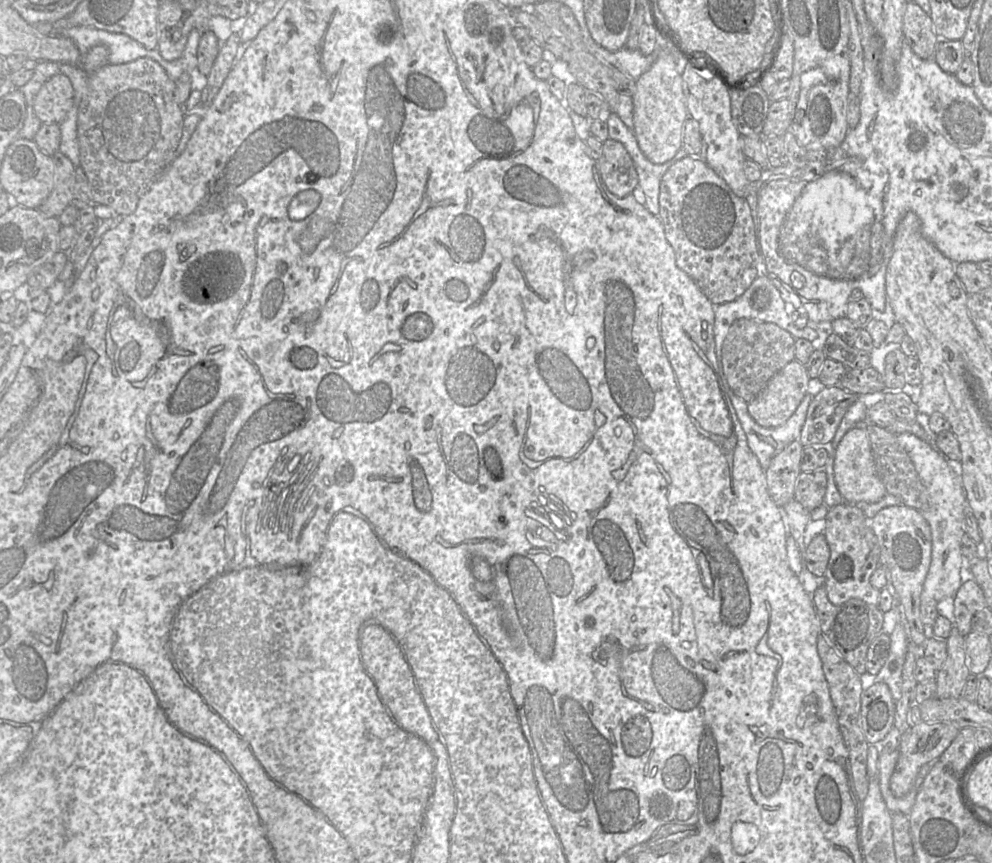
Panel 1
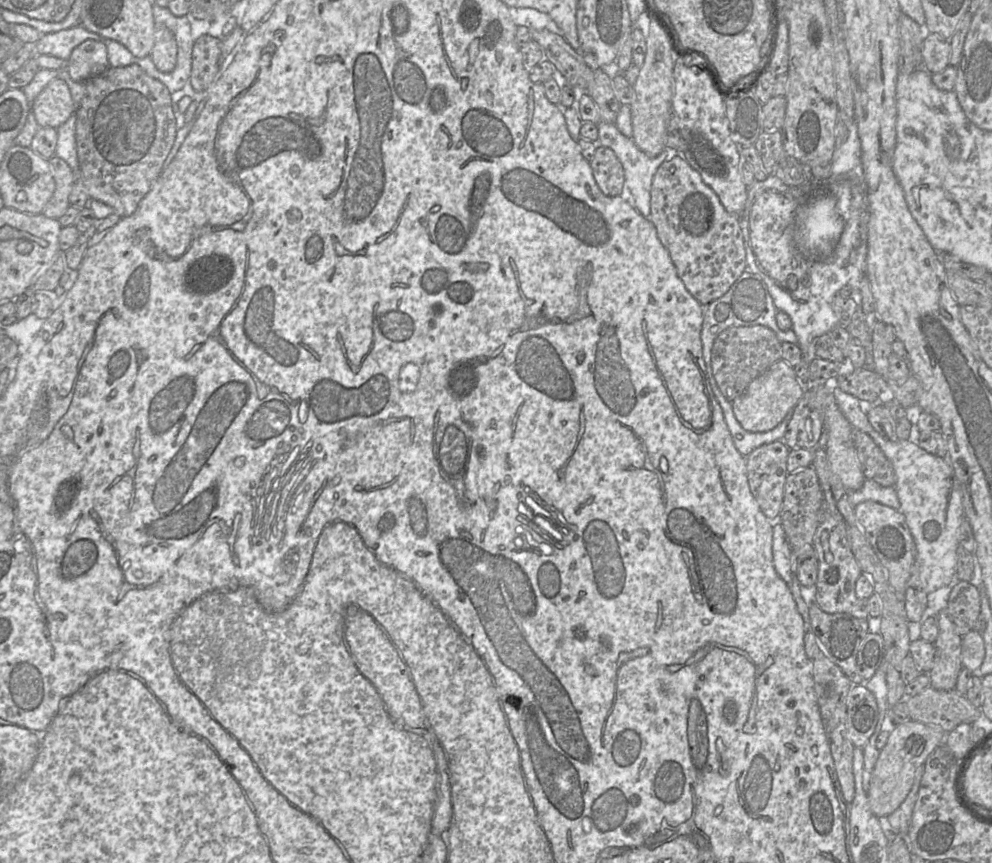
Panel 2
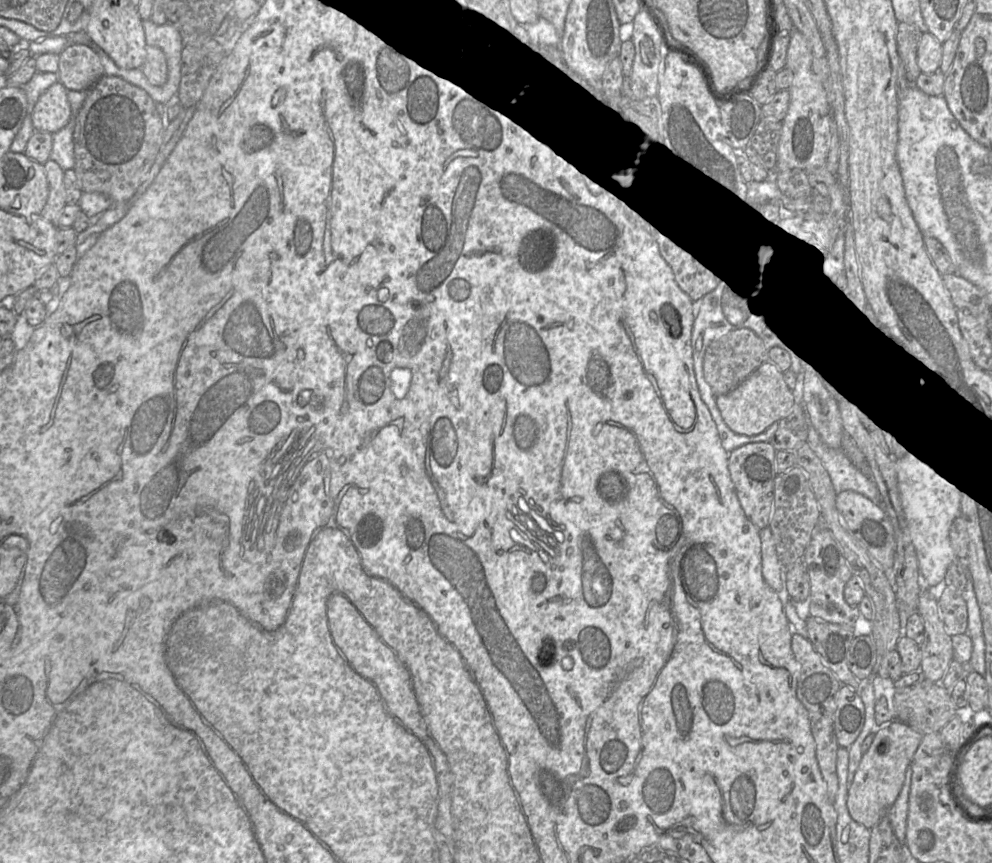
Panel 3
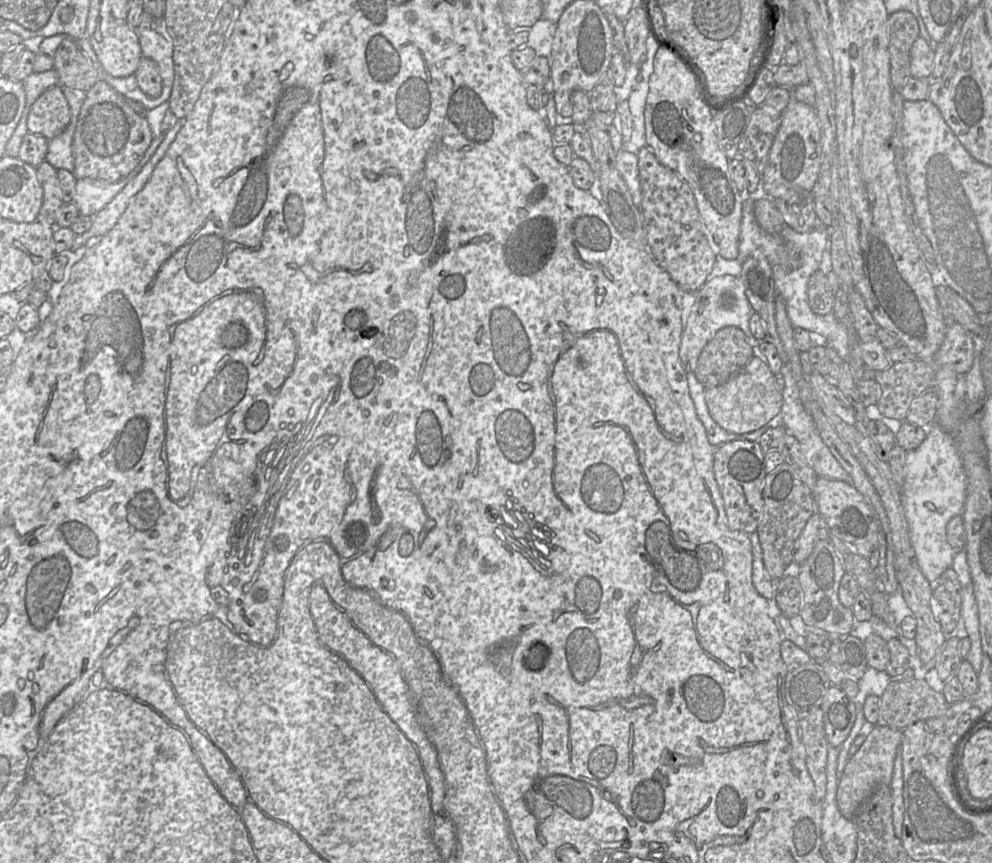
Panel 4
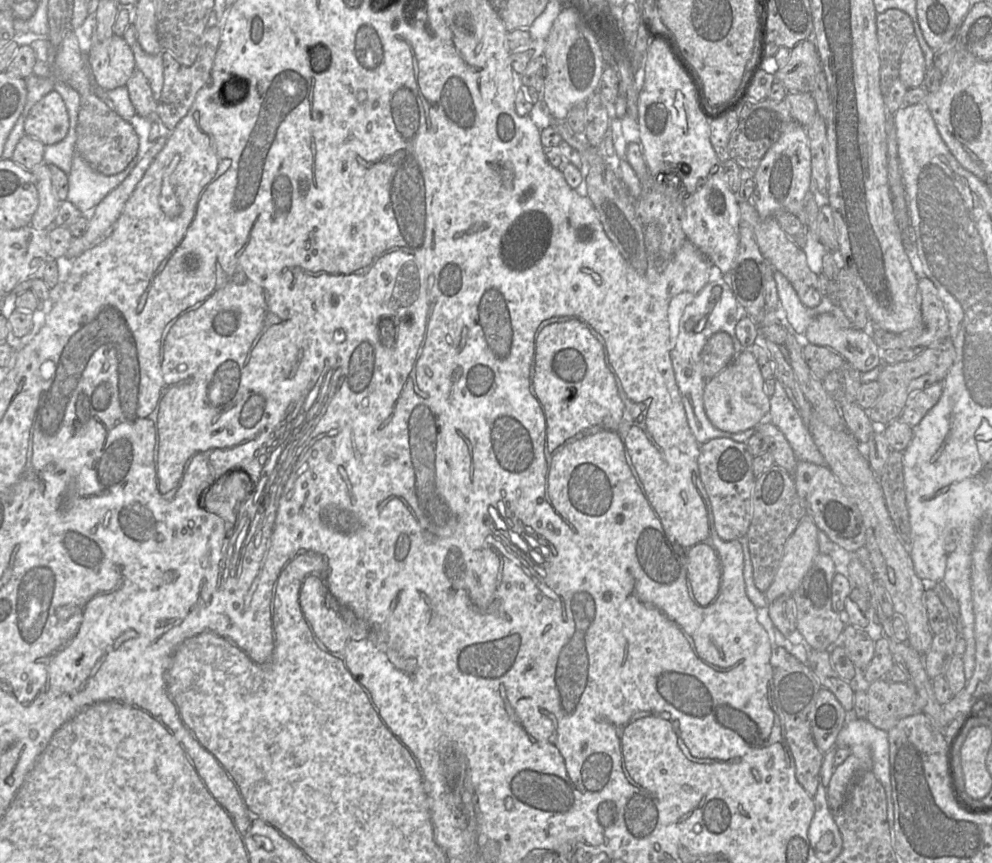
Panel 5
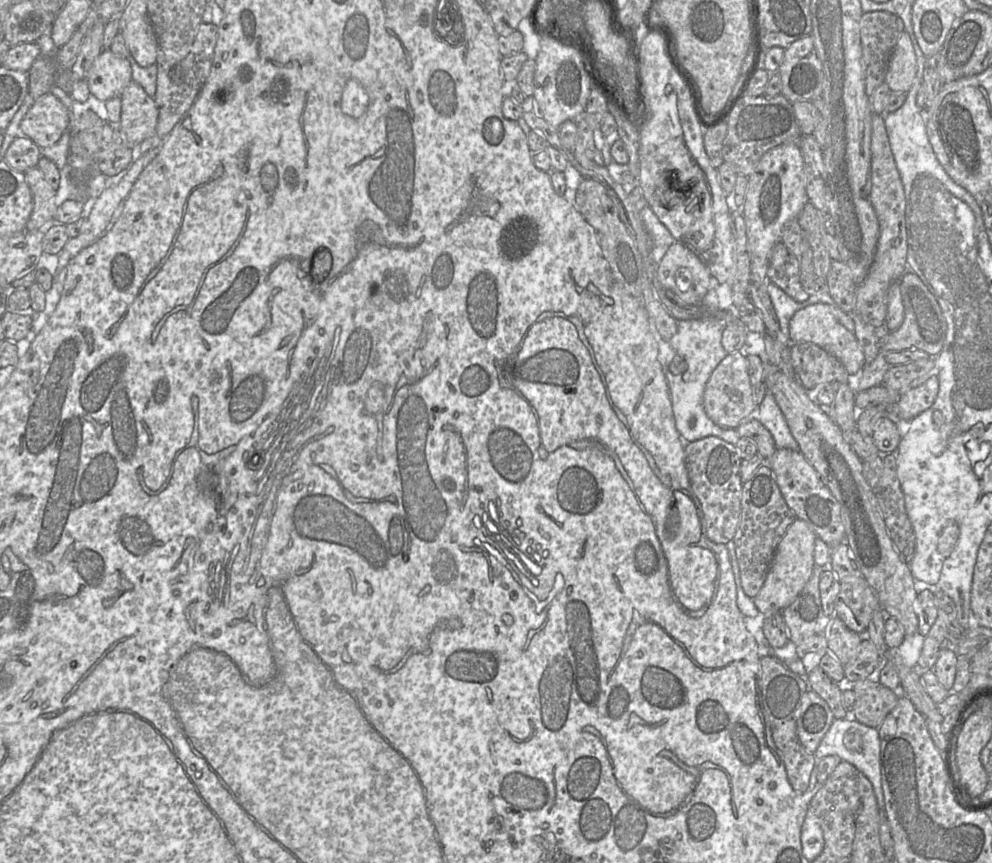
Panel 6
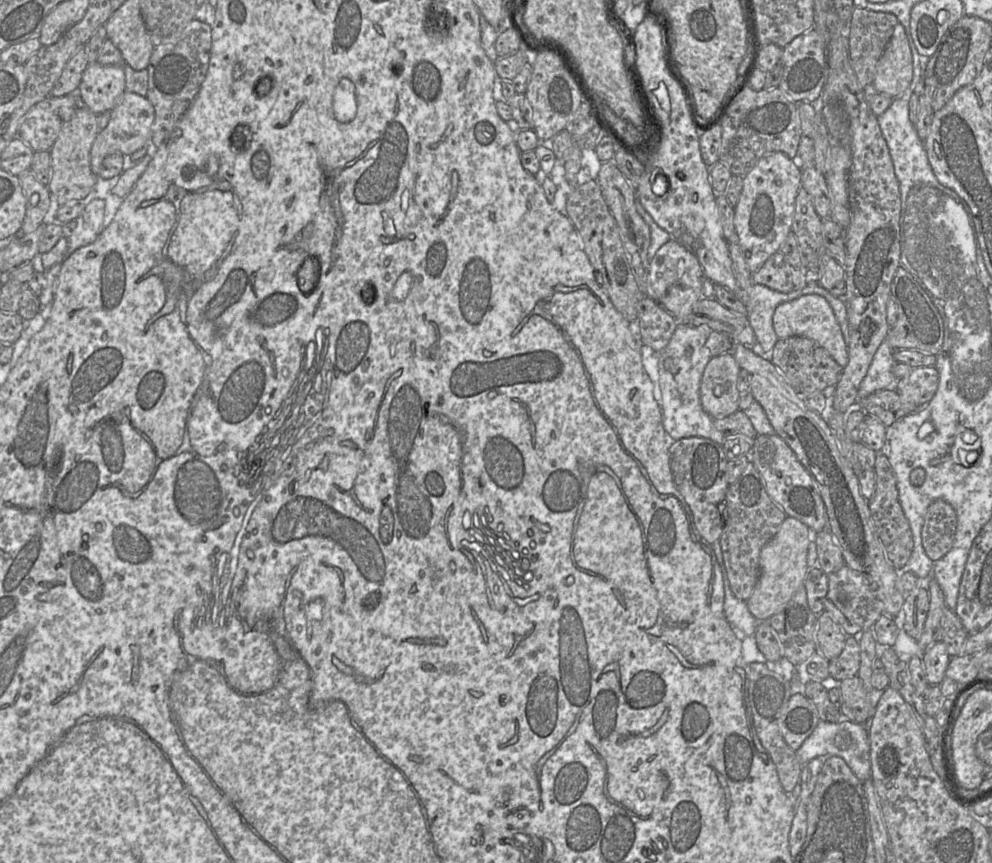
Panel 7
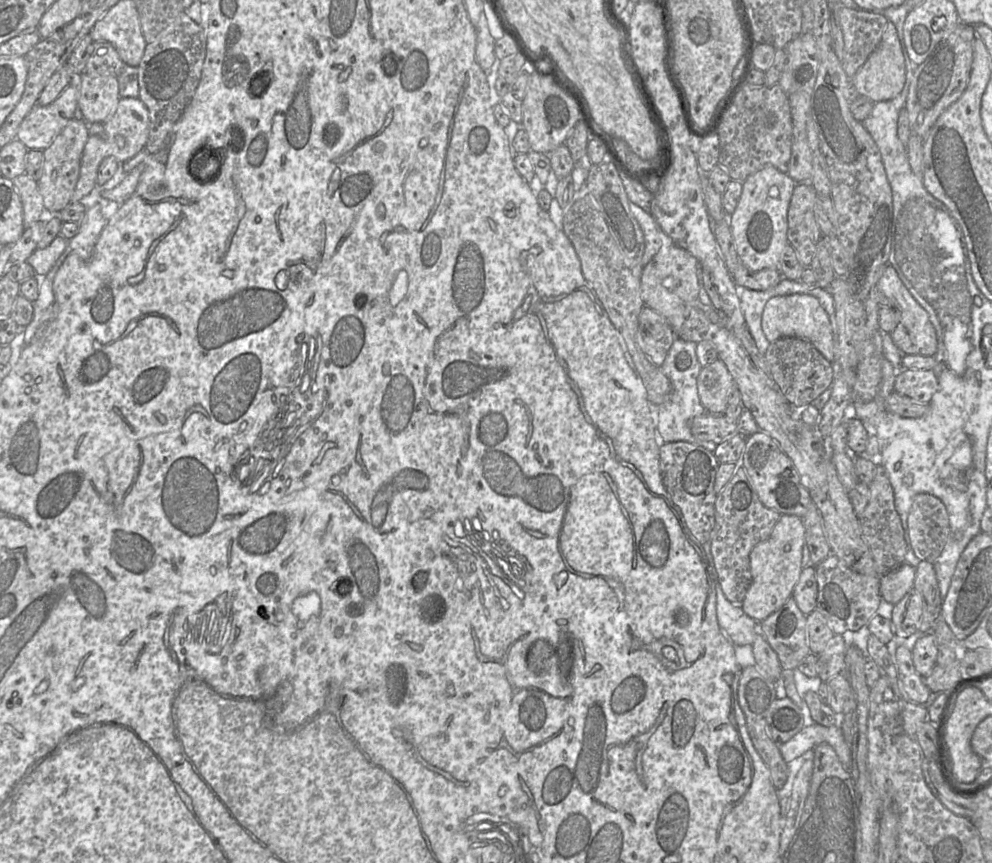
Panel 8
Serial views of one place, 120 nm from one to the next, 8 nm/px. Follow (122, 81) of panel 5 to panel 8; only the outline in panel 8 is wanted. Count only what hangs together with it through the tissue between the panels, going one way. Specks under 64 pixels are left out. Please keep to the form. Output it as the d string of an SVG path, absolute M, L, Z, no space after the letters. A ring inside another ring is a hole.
M82 73L77 77L79 89L78 107L86 123L107 121L120 100L118 77L90 76Z

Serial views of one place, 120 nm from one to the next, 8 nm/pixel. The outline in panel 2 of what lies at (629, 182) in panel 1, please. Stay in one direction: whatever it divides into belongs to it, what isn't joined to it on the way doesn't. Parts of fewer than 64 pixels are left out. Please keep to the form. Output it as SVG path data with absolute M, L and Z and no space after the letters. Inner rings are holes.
M597 146L589 167L601 194L611 198L620 196L625 184L624 169L610 148Z

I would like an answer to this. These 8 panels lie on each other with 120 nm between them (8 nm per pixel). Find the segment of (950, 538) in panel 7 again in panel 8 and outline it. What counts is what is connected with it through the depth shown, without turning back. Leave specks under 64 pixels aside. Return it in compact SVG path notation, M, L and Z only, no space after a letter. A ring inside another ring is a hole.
M917 494L913 499L907 525L915 555L921 561L933 564L942 553L950 533L945 505L934 495Z

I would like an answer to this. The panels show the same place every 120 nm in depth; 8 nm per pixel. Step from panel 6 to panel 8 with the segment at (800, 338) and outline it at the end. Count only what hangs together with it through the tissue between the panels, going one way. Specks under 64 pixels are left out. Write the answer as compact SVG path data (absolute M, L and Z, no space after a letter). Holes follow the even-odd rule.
M808 294L774 296L765 304L762 330L769 342L783 337L798 337L811 342L829 361L834 361L834 340L830 319L818 299Z

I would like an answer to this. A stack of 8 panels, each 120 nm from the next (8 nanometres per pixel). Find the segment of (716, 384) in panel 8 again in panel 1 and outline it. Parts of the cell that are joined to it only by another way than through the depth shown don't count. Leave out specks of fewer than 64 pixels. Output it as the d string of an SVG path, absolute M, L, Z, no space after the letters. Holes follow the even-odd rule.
M792 360L769 380L753 400L748 402L748 412L760 426L775 428L785 423L792 416L807 393L814 396L823 387L826 386L817 379L809 378L805 365Z

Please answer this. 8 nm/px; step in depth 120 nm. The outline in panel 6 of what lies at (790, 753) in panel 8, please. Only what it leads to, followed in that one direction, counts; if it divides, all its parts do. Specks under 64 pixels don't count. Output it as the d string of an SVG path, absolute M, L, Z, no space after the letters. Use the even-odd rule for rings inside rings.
M845 718L835 719L813 755L818 760L827 755L836 755L841 758L841 760L853 764L871 782L879 810L883 810L886 815L881 785L880 739L878 728L864 725L857 720L850 721Z

